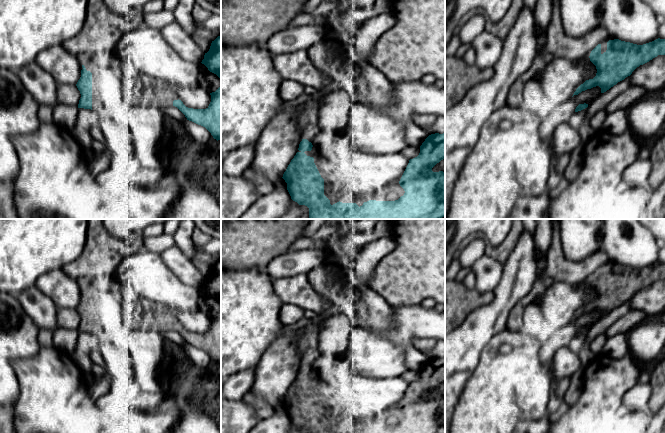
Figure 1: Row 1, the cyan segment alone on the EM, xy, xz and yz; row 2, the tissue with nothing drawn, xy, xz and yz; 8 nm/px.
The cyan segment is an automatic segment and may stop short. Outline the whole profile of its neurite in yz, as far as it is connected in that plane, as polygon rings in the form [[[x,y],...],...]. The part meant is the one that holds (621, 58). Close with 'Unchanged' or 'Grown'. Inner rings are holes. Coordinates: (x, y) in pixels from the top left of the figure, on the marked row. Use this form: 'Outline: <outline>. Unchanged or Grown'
Outline: [[[609,36],[584,56],[586,61],[591,61],[596,66],[597,73],[593,79],[586,80],[581,84],[573,96],[596,86],[599,86],[601,93],[604,93],[618,82],[630,76],[637,67],[649,62],[658,55],[665,55],[665,39],[658,38],[652,42],[637,45]]]. Grown

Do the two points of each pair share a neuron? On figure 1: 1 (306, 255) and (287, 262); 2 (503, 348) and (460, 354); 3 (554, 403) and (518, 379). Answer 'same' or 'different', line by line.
1: same
2: different
3: different

